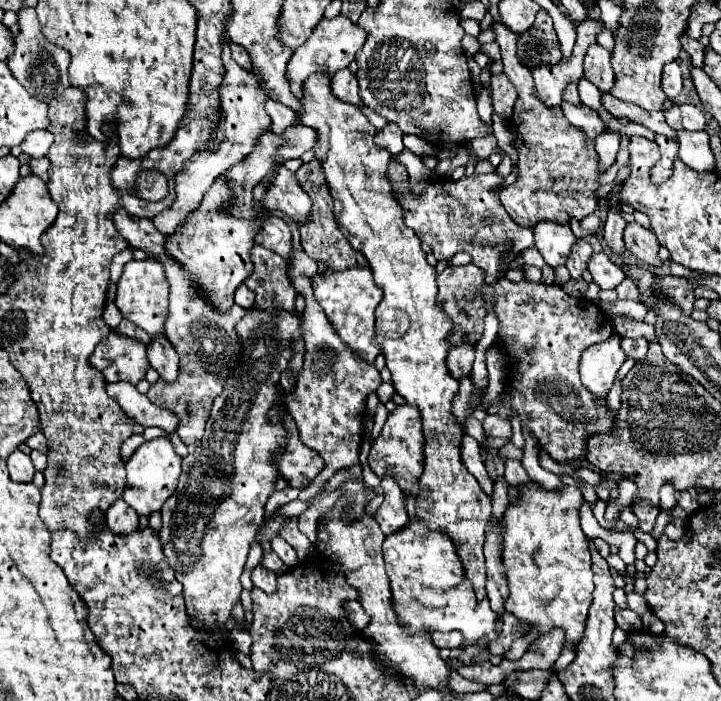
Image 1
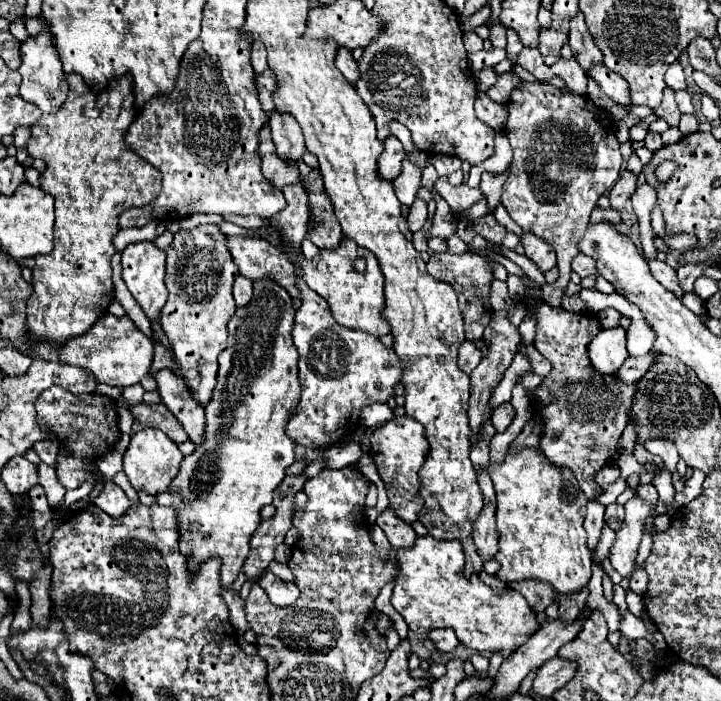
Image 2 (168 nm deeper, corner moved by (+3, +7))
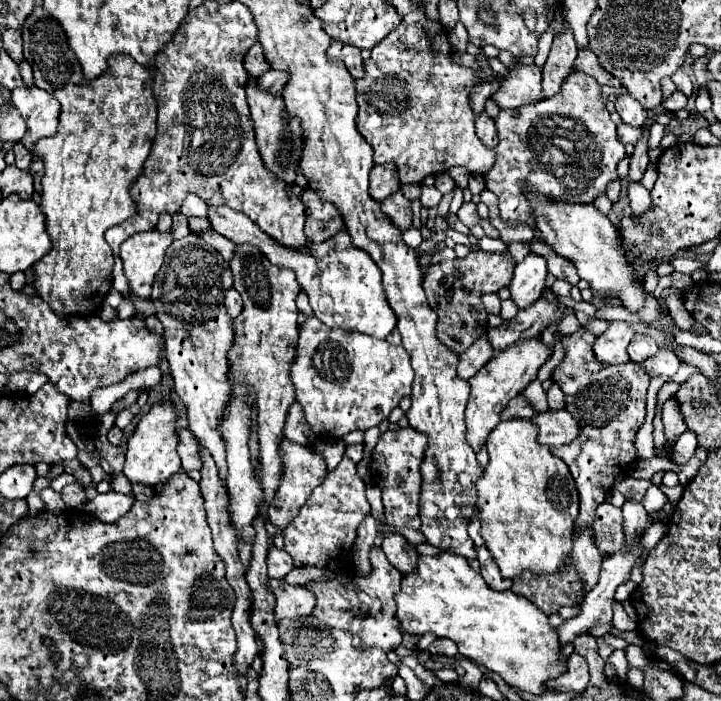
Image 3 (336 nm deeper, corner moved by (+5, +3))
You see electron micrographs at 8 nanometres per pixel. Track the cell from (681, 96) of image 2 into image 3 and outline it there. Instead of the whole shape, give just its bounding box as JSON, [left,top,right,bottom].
[663,92,687,112]

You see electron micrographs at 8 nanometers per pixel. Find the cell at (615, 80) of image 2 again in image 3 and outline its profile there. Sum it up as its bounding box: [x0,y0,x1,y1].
[615,94,647,126]

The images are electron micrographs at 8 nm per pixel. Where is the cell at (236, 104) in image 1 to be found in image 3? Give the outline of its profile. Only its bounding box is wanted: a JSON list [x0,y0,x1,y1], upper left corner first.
[257,70,287,94]

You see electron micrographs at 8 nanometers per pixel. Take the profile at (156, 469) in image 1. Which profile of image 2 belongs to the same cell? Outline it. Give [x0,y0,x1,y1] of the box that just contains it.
[123,428,183,494]

